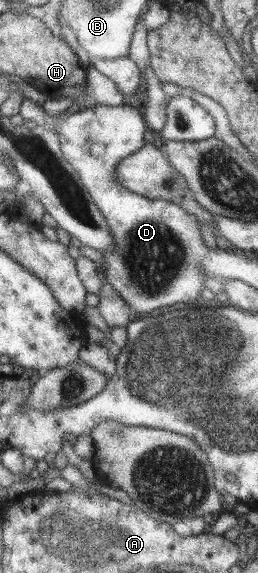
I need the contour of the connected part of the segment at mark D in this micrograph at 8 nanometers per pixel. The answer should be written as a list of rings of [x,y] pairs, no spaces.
[[[23,99],[19,113],[24,120],[33,120],[37,127],[54,130],[62,156],[78,173],[83,187],[90,195],[91,201],[105,217],[109,233],[111,233],[111,252],[102,254],[103,265],[99,271],[105,282],[133,309],[134,316],[143,315],[141,312],[162,310],[164,307],[187,306],[187,302],[195,302],[201,298],[205,276],[199,266],[203,257],[209,255],[209,249],[199,234],[199,224],[193,215],[186,213],[177,203],[165,200],[149,200],[128,192],[116,177],[117,164],[145,145],[145,119],[140,107],[131,105],[105,106],[93,104],[71,114],[49,115],[30,99]]]

